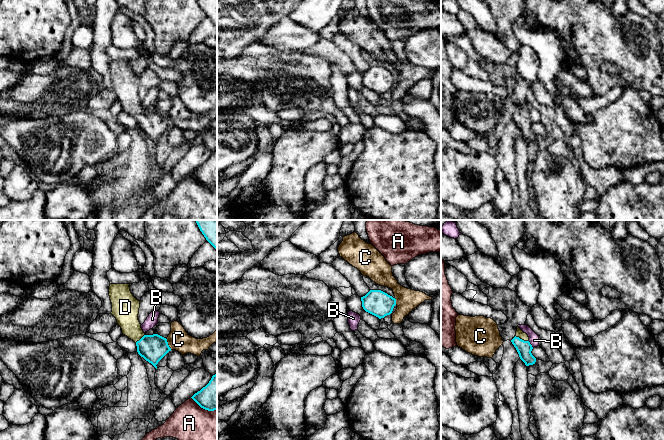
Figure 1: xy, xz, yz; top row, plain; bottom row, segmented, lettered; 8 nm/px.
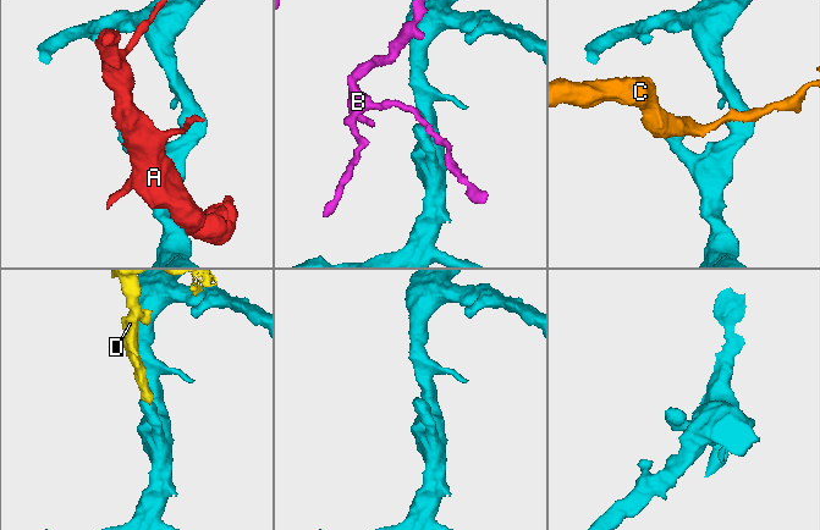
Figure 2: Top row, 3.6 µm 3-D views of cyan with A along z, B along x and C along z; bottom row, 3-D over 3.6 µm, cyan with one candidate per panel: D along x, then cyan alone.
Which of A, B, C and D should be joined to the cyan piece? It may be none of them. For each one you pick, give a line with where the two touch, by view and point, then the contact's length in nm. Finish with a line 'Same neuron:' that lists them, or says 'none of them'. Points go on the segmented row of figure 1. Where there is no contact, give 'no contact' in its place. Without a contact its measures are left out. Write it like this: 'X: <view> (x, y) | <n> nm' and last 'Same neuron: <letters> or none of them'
D: yz (521, 339) | 120 nm
Same neuron: D

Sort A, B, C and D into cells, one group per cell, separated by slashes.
A / B / C / D

